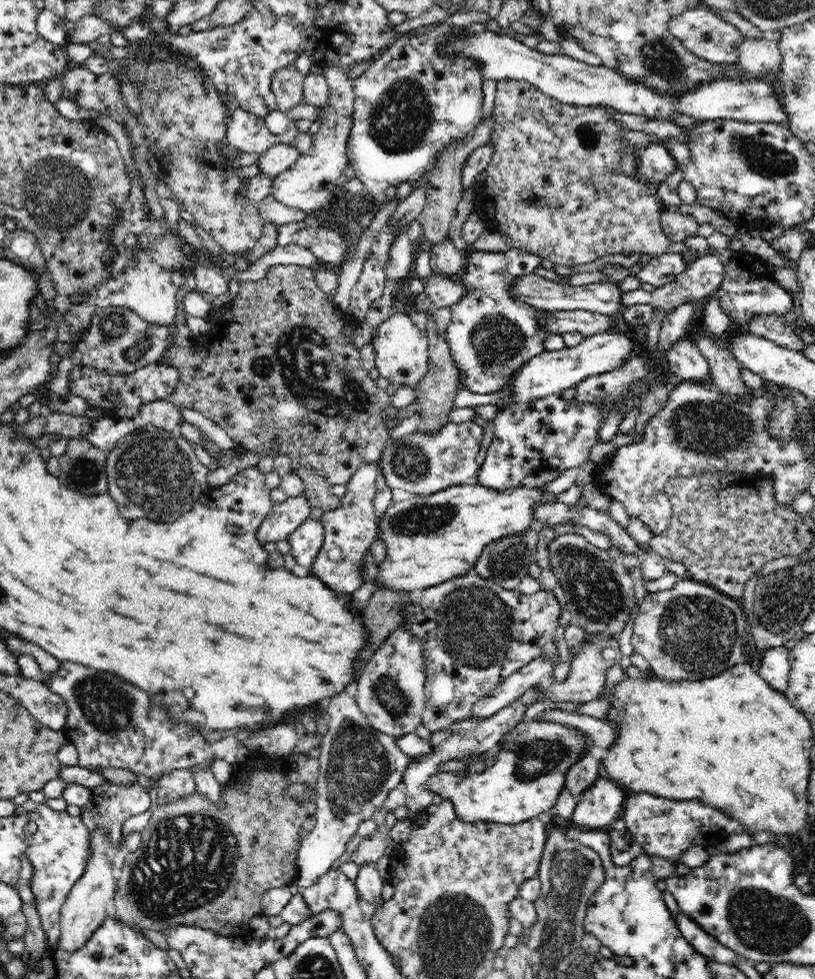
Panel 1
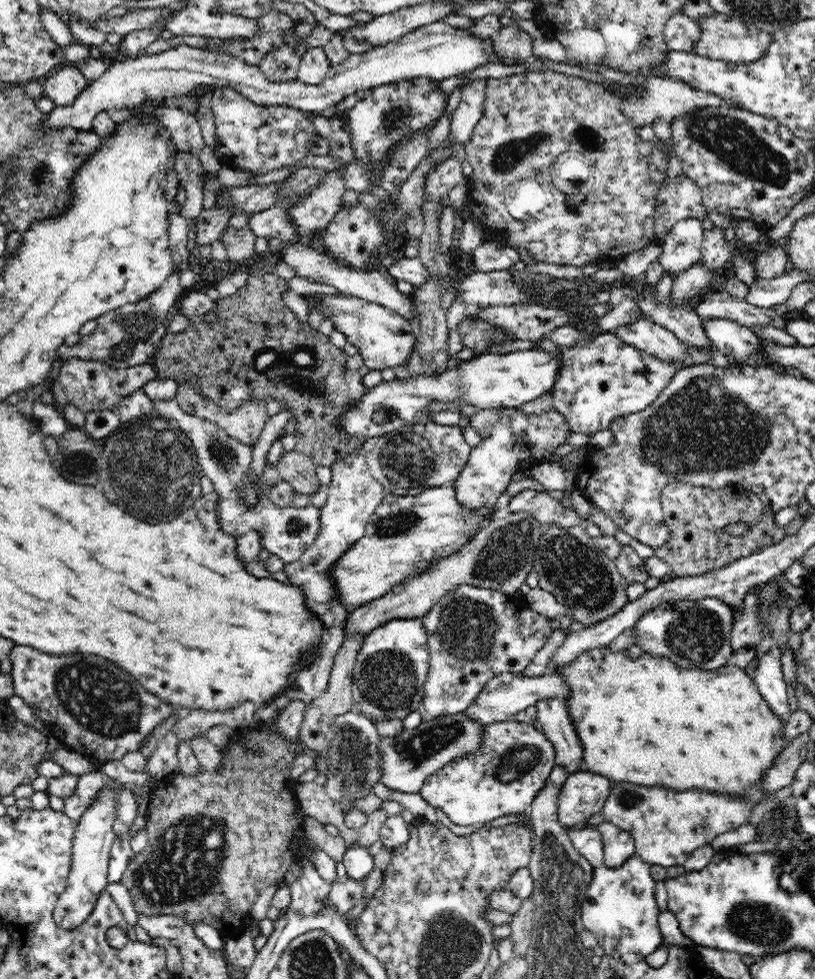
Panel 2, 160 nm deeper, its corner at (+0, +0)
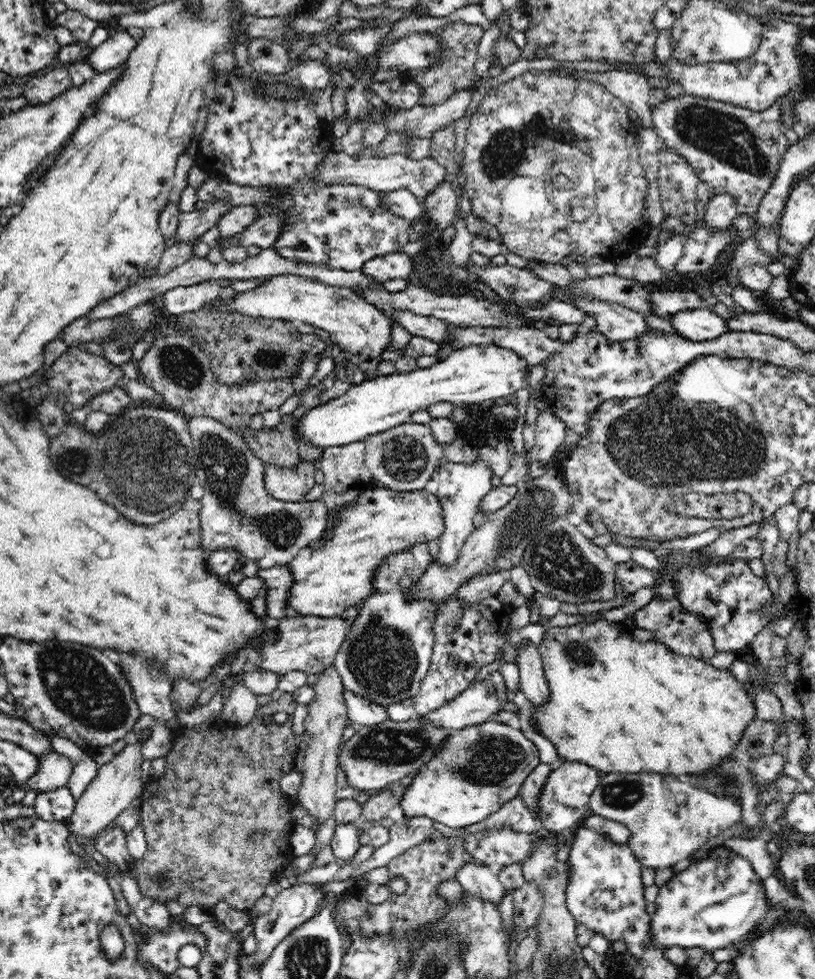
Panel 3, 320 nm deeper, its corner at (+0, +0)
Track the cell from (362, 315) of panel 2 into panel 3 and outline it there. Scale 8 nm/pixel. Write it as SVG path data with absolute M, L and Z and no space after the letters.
M285 274L269 276L258 287L236 292L235 299L225 300L227 308L243 312L246 316L260 316L270 320L288 320L289 323L306 322L326 331L331 342L348 351L355 367L363 373L376 369L383 360L383 352L391 344L392 318L374 304L360 298L352 289L327 285L310 278Z

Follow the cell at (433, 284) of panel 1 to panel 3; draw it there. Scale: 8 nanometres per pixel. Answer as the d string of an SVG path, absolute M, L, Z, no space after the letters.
M393 252L367 260L361 271L380 283L394 279L410 280L413 262L406 253Z

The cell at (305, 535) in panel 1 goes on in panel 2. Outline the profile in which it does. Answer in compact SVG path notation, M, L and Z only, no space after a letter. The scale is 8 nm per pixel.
M154 400L155 411L170 423L176 423L192 441L196 451L201 474L210 478L214 491L220 494L218 517L222 522L222 529L236 537L244 536L252 530L257 530L261 536L261 548L270 554L276 554L284 564L296 562L307 552L307 548L318 536L320 510L310 505L306 508L288 506L278 508L269 498L268 484L262 479L259 482L260 504L256 508L246 508L241 501L241 486L248 484L246 474L252 464L253 445L247 445L229 436L216 424L196 416L186 414L175 400Z

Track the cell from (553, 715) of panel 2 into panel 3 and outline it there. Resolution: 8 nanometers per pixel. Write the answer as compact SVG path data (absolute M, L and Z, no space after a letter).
M530 641L518 647L516 662L519 668L521 691L532 706L543 705L550 698L547 680L544 676L540 651Z

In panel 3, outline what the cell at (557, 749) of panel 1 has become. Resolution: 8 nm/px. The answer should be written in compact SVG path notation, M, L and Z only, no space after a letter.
M498 721L451 731L443 747L416 772L399 801L404 816L426 817L448 828L482 822L505 802L522 794L524 779L538 766L538 747L520 729Z

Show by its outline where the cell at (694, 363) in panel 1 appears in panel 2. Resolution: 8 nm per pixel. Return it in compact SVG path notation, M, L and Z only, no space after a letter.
M638 319L632 324L617 326L610 332L614 332L626 344L670 364L681 364L681 367L686 367L695 360L692 360L691 354L688 353L688 345L681 343L673 332L650 319Z

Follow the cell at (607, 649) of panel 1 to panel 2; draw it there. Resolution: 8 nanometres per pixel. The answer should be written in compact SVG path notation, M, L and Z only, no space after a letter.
M502 673L492 676L474 703L463 712L470 720L477 720L484 725L495 722L512 721L517 712L522 712L528 706L534 706L537 700L560 698L567 700L569 686L561 674L551 673L535 677L524 677L520 674Z

